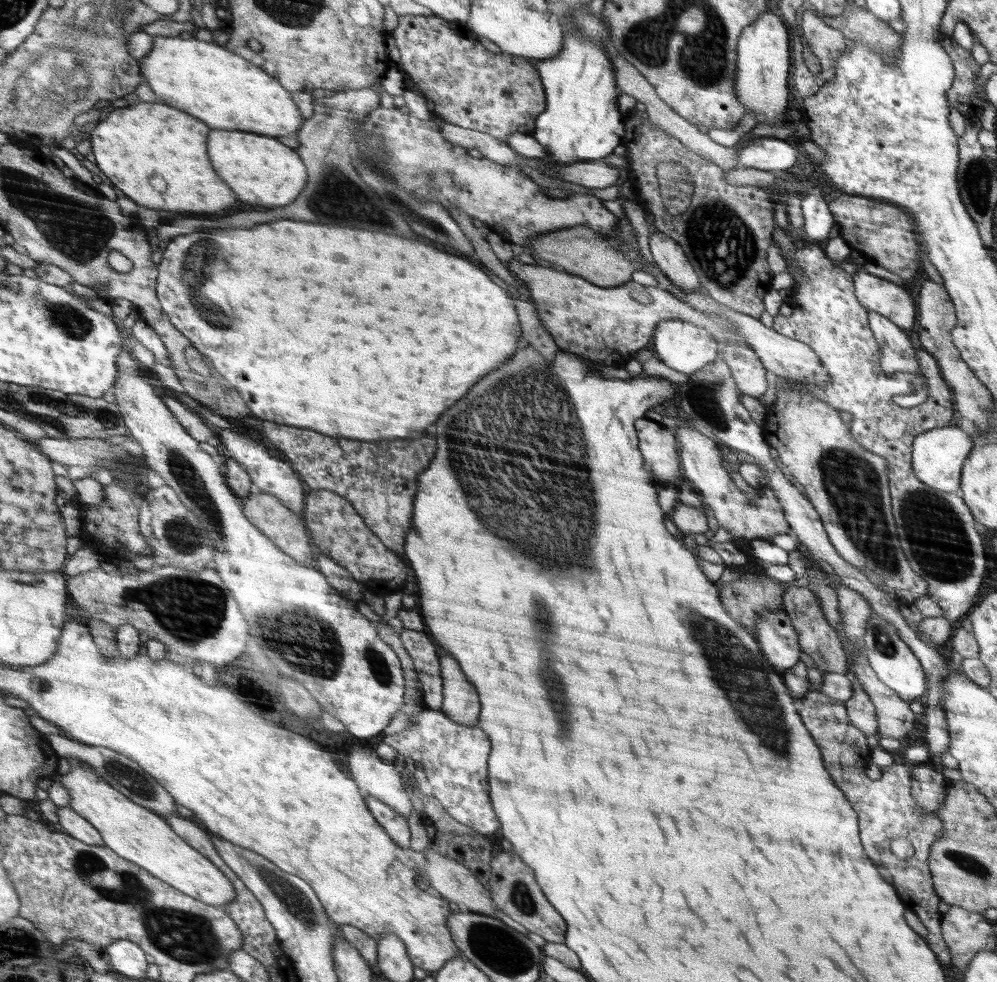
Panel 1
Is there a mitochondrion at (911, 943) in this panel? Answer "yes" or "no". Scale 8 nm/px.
no

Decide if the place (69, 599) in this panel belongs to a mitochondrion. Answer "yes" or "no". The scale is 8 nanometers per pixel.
no

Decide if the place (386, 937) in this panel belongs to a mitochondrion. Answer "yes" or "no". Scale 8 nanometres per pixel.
no

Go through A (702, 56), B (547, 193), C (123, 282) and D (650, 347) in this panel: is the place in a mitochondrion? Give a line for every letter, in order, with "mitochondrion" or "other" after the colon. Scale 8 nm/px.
A: mitochondrion
B: other
C: other
D: other

